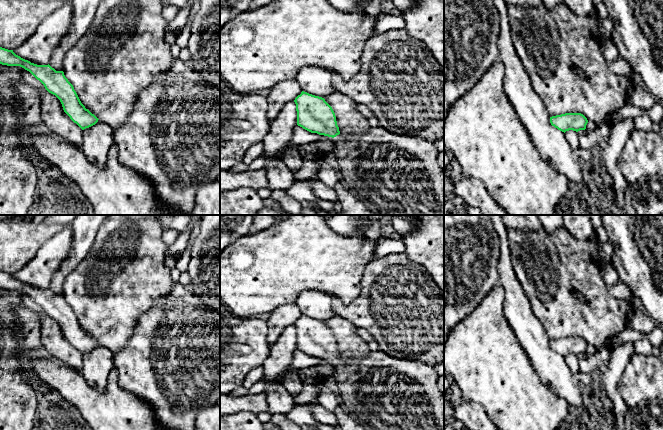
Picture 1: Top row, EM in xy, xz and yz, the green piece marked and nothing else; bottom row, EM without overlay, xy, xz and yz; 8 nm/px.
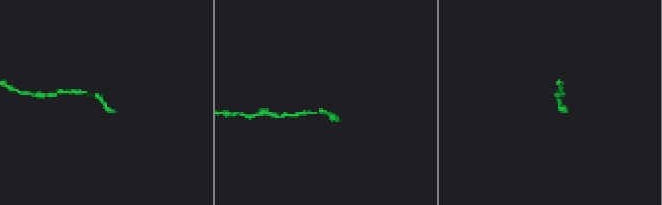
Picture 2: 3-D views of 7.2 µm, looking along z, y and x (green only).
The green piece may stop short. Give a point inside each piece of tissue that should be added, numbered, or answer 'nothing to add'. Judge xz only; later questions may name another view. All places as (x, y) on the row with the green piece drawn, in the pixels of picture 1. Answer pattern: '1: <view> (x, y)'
1: xz (399, 174)

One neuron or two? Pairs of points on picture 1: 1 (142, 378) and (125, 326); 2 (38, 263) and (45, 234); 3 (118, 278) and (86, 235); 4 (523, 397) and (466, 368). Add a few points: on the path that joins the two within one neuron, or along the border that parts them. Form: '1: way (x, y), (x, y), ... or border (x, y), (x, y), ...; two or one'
1: border (140, 317), (132, 335), (114, 354); two
2: border (60, 230), (27, 263); two
3: border (101, 225), (89, 252), (79, 262); two
4: way (509, 385), (491, 368), (480, 368); one

